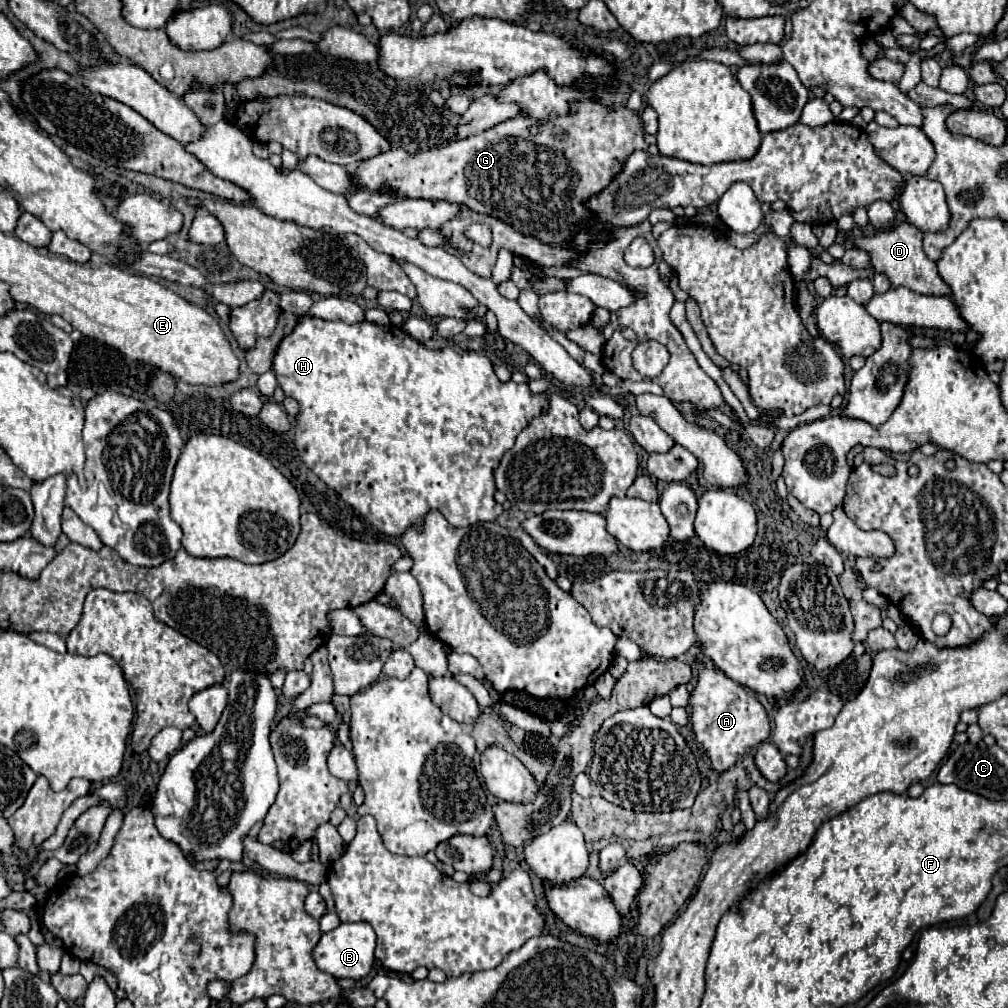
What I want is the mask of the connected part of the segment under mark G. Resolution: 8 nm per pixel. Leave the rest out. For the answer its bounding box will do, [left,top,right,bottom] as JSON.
[352,100,648,244]

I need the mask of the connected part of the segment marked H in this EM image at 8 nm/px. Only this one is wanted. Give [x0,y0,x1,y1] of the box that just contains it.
[272,316,550,536]

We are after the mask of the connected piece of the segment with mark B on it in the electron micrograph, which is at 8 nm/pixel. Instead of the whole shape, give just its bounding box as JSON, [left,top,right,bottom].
[314,922,376,980]

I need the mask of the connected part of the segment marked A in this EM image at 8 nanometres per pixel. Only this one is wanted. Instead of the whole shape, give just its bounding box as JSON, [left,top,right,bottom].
[690,662,770,774]

